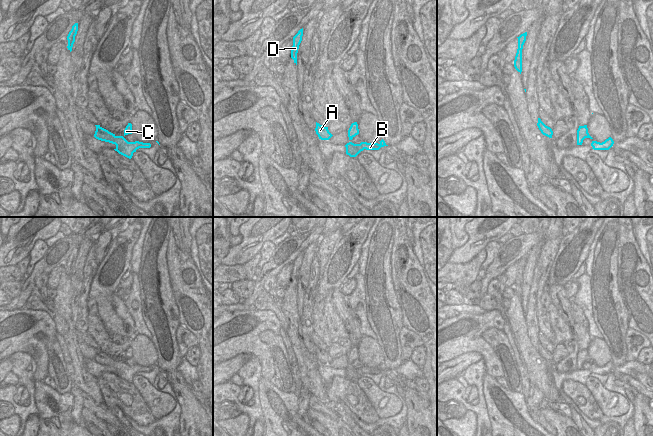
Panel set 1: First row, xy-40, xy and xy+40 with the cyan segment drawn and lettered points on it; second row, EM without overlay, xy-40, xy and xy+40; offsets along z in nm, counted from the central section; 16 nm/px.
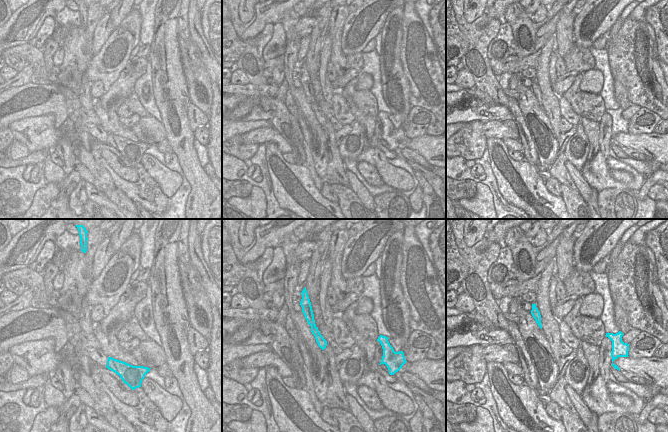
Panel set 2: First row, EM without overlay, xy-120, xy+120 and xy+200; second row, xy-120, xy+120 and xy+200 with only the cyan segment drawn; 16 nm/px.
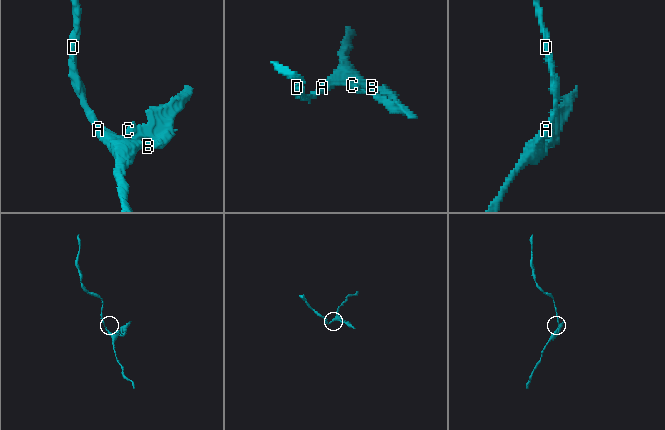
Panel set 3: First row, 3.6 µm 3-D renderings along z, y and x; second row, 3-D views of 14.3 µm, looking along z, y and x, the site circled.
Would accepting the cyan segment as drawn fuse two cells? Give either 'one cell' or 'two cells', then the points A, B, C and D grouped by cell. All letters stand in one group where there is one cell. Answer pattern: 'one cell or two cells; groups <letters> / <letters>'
two cells; groups A B D / C

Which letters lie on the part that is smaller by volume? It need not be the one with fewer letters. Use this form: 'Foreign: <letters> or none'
Foreign: C

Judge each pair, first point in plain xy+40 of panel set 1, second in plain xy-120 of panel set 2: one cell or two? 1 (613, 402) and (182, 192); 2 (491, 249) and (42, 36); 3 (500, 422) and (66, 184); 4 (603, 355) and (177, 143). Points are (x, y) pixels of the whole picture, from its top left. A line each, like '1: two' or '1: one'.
1: two
2: one
3: one
4: two

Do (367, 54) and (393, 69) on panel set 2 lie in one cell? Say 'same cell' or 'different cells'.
different cells

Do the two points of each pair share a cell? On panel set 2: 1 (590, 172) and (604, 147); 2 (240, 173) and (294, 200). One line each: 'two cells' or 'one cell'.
1: two cells
2: two cells

